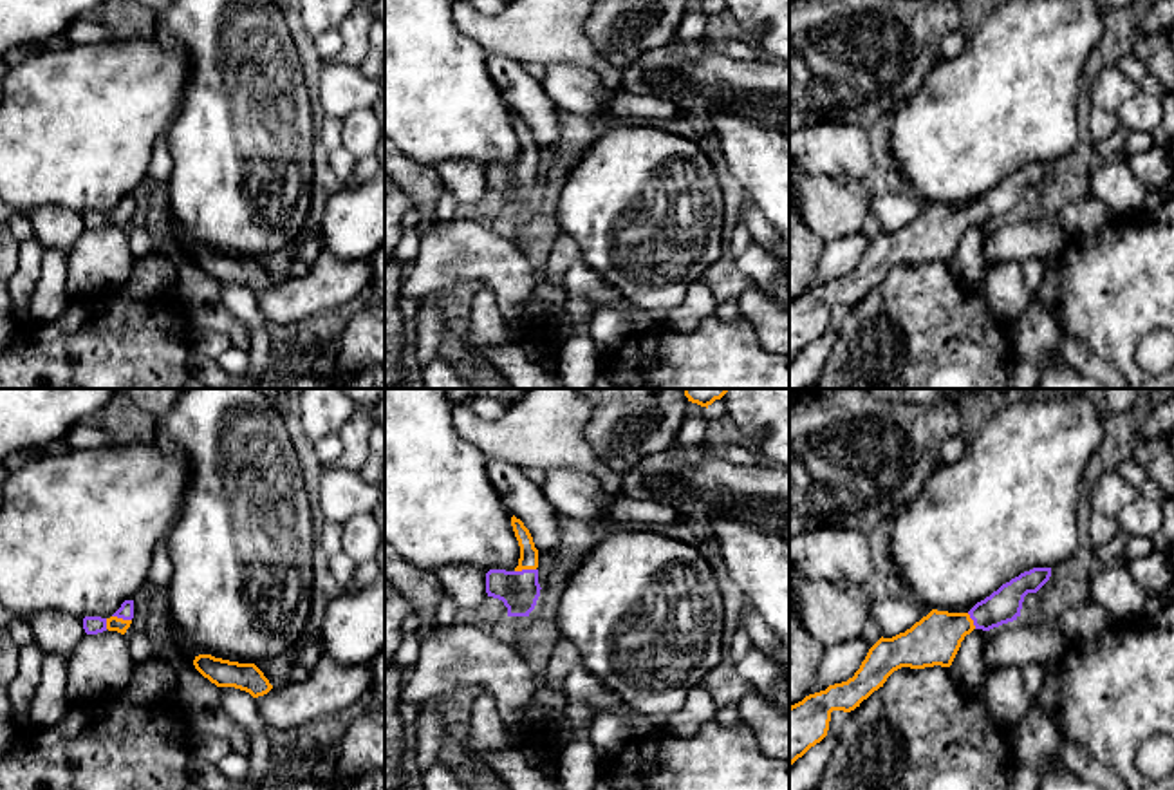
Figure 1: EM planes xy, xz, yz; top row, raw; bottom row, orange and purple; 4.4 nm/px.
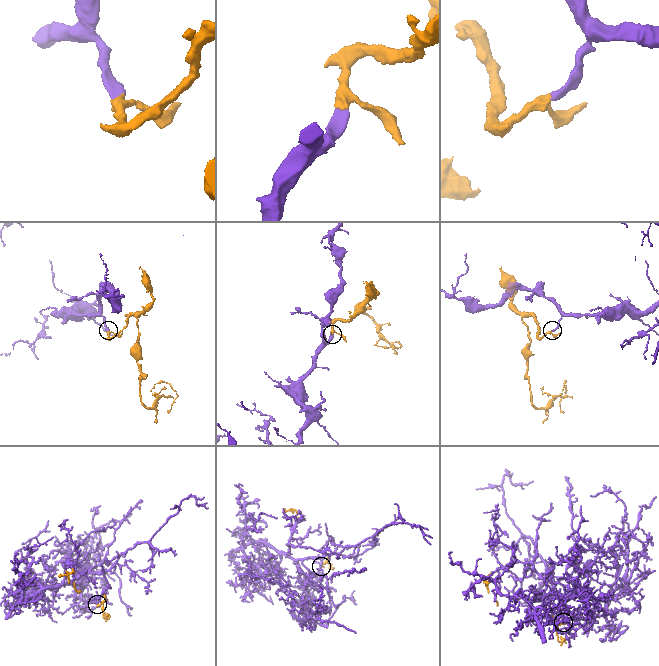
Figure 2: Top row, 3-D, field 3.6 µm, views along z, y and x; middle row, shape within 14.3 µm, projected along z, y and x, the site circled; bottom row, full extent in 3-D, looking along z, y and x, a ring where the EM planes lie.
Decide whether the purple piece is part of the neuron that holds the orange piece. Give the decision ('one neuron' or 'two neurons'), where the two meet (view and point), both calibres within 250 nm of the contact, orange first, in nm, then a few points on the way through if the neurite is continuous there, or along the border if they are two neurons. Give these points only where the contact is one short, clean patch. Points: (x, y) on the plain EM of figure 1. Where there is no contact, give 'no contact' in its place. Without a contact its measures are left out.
two neurons; contact xz (524, 163); calibres 80 and 180 nm

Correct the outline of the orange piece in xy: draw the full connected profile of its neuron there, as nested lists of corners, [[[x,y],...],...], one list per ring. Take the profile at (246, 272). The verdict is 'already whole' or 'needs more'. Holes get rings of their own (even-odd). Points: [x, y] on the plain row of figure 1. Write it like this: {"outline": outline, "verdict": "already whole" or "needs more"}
{"outline": [[[199,249],[195,251],[193,260],[217,282],[235,282],[249,287],[253,293],[264,291],[273,284],[255,259],[238,259],[211,249]]], "verdict": "already whole"}

